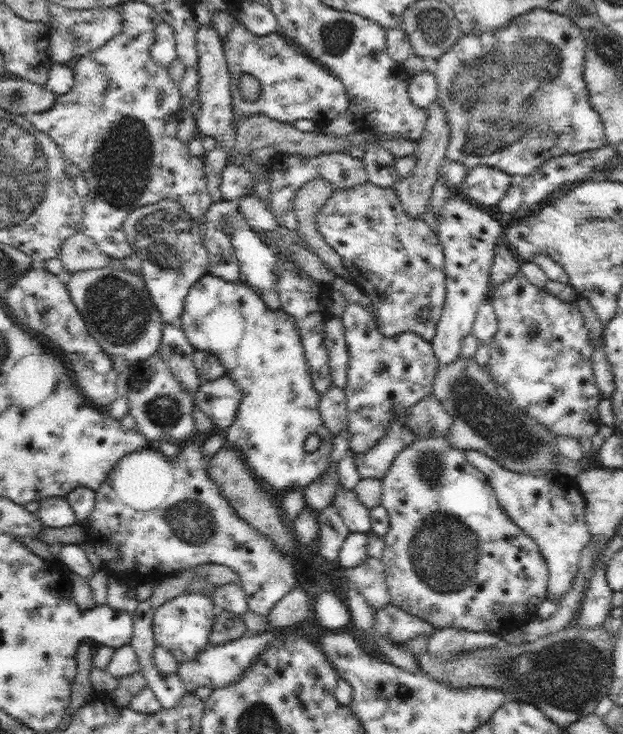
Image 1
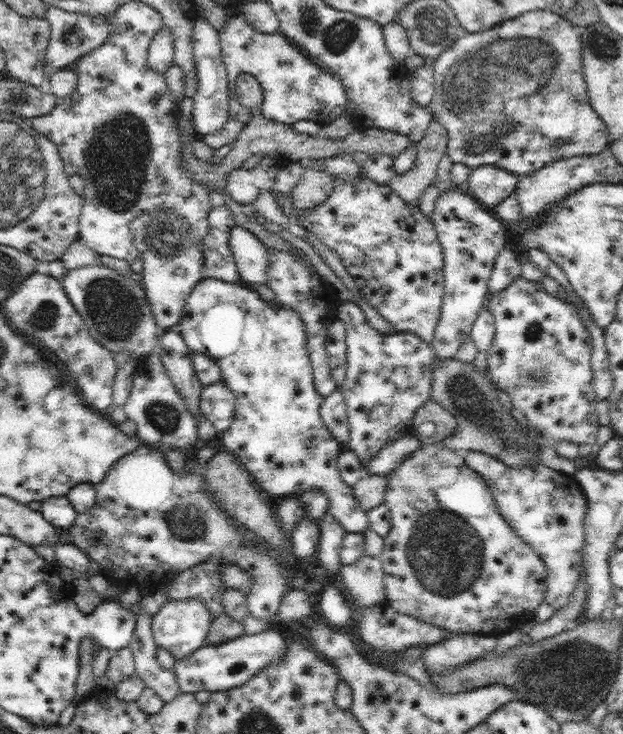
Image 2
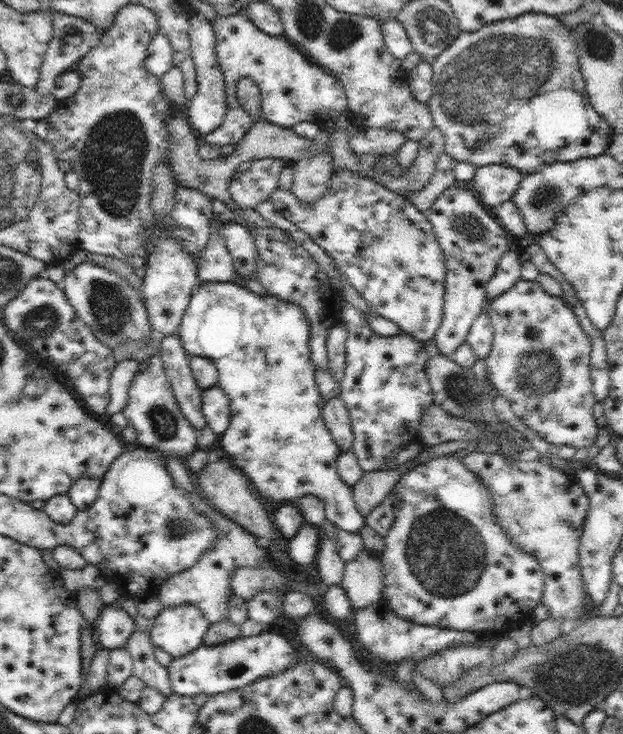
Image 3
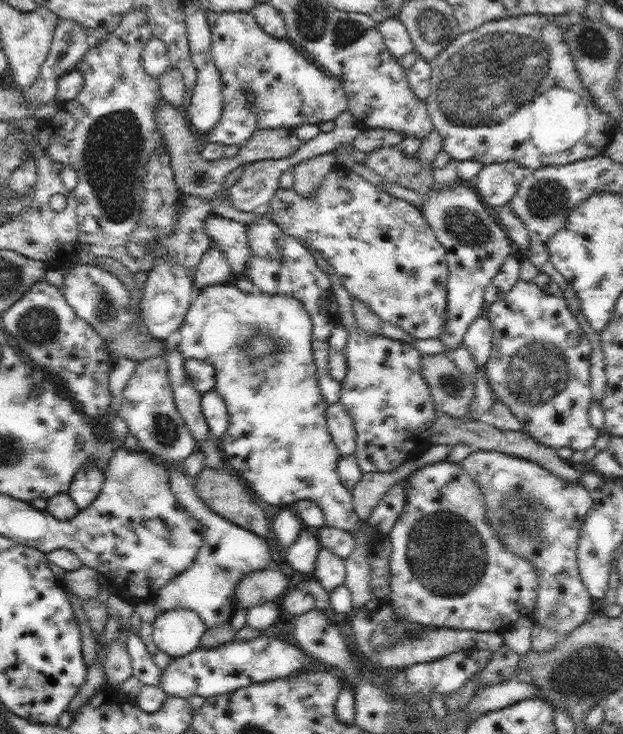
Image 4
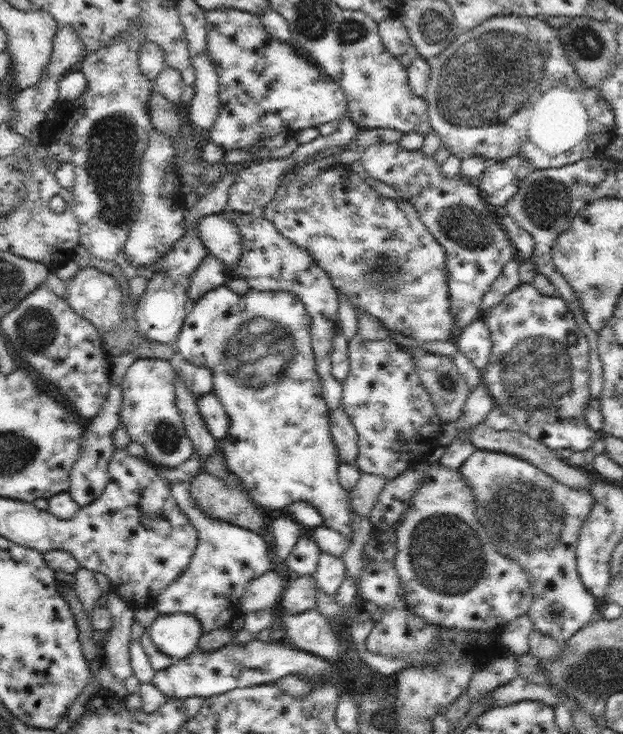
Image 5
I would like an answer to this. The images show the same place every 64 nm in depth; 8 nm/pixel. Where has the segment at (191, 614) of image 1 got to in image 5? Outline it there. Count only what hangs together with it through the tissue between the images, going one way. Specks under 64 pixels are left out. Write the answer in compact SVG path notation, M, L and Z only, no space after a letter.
M182 612L158 614L149 629L154 646L160 652L173 657L175 661L186 658L192 651L198 650L198 641L203 633L200 621Z

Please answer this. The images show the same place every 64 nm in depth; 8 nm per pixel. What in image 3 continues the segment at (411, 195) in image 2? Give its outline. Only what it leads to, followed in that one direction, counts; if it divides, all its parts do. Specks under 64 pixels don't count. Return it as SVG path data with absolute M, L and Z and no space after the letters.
M337 125L335 127L327 130L330 133L330 142L332 145L332 163L334 163L334 168L336 170L348 169L349 171L356 171L362 176L372 178L378 181L380 184L392 189L394 192L400 193L401 195L407 196L414 191L419 191L423 189L430 177L436 171L436 160L445 152L445 136L443 132L434 125L433 129L428 131L422 140L419 141L419 148L417 157L414 159L414 162L409 166L407 174L403 176L392 176L389 173L378 174L370 165L360 164L358 161L358 153L354 150L350 150L350 138L352 136L347 132L347 130L341 130Z

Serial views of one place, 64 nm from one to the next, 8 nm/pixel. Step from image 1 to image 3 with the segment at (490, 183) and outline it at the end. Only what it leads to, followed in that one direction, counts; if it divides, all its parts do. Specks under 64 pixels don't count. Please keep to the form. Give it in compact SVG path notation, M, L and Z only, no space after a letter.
M502 163L480 165L472 179L472 190L484 205L495 207L513 198L525 174Z

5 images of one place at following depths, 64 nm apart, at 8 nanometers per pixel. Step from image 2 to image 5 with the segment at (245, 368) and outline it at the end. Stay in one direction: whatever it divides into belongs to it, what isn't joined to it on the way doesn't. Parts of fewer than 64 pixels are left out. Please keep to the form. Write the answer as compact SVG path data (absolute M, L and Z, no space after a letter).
M222 285L210 289L193 304L189 305L186 320L184 320L177 342L179 360L188 361L196 366L206 366L212 369L213 389L211 390L222 402L226 414L229 416L229 427L226 436L219 442L219 447L226 459L227 467L242 482L243 489L251 496L252 500L264 508L278 508L278 512L297 501L313 505L322 515L323 525L341 532L344 537L352 537L352 506L350 494L342 488L338 477L340 456L330 432L329 408L324 400L321 388L321 378L317 371L317 364L311 344L311 316L308 314L304 303L295 295L286 290L280 292L262 292L252 289L241 295L232 292L228 286Z

